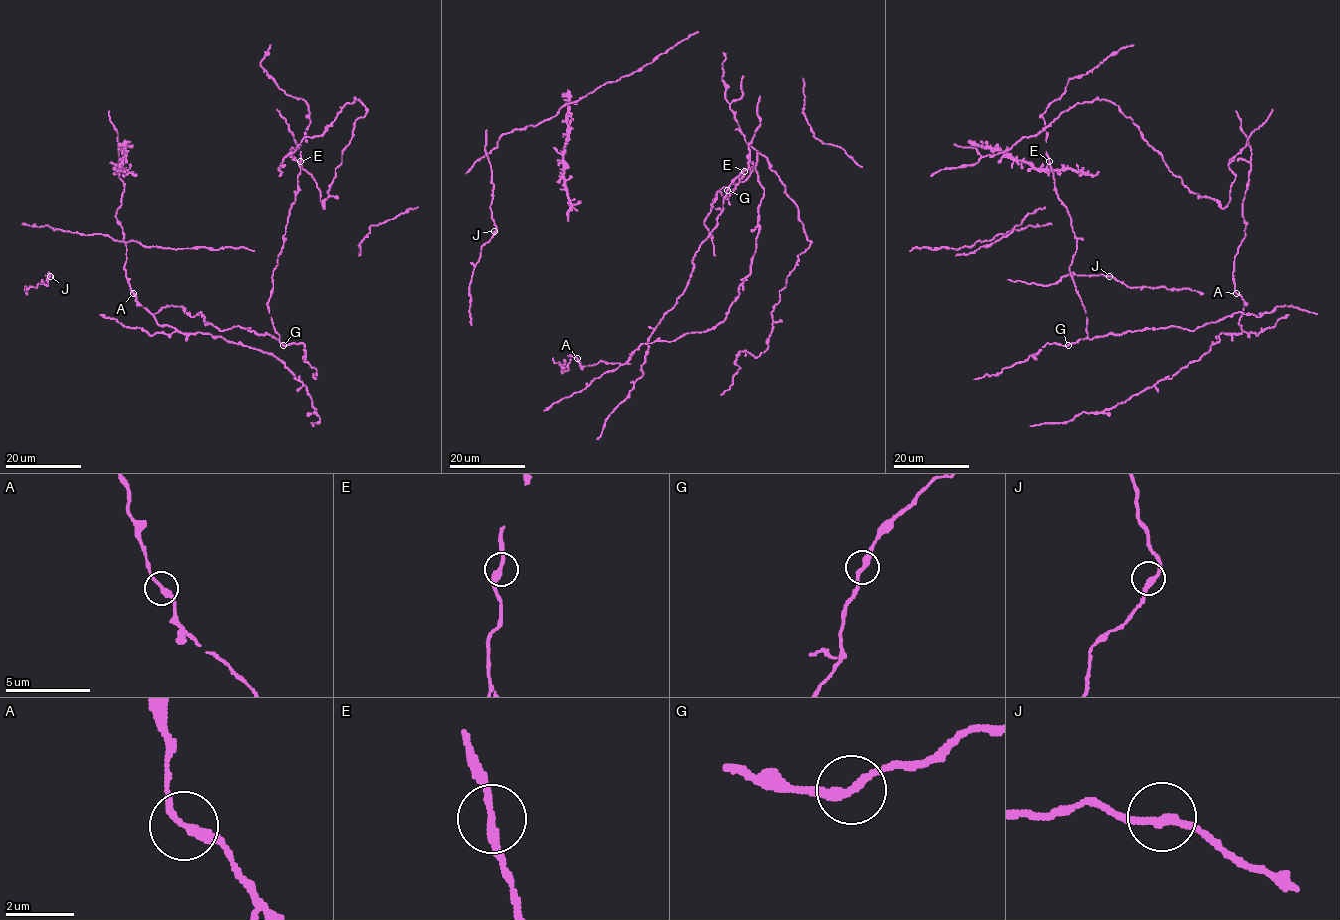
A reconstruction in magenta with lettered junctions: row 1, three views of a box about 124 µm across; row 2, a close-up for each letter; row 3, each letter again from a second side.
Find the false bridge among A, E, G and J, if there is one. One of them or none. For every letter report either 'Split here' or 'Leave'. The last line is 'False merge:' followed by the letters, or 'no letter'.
A: Leave
E: Leave
G: Leave
J: Leave
False merge: no letter

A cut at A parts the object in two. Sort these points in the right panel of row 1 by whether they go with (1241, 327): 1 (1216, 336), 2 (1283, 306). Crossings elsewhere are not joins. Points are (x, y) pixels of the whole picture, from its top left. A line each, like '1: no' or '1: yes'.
1: yes
2: no

